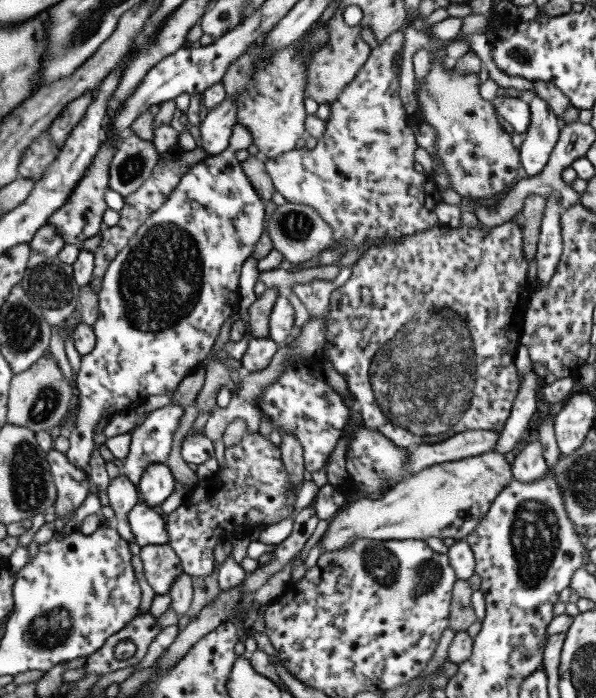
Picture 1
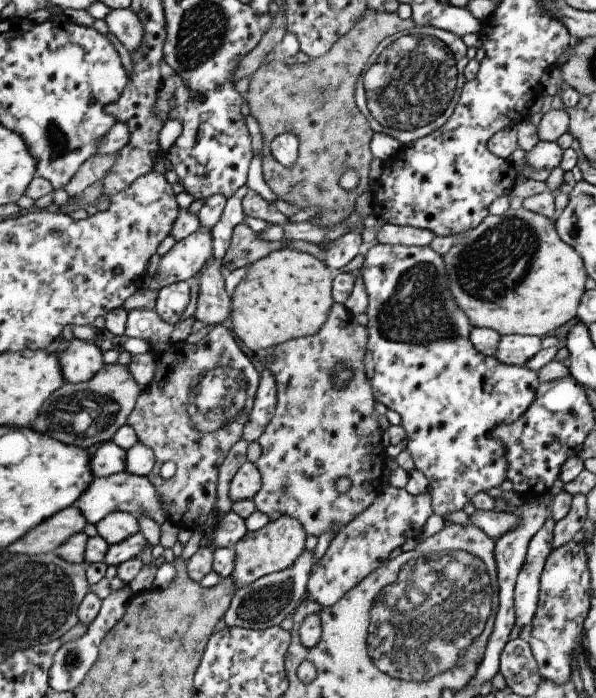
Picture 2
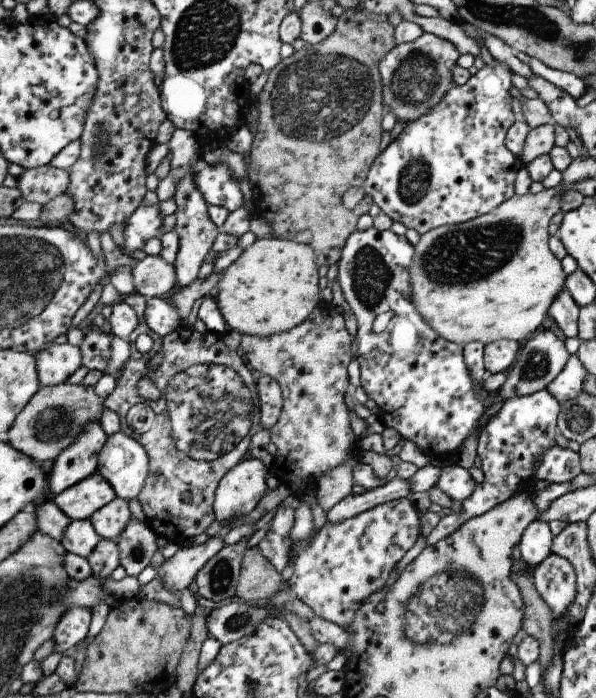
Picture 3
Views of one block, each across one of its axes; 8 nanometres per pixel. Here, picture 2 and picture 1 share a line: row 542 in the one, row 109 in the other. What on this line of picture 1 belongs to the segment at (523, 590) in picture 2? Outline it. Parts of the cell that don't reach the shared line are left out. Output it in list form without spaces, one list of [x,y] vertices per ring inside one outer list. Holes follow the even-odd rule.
[[[534,97],[529,103],[529,109],[530,122],[519,150],[520,167],[525,178],[542,172],[559,139],[562,127],[556,112],[542,97]]]

